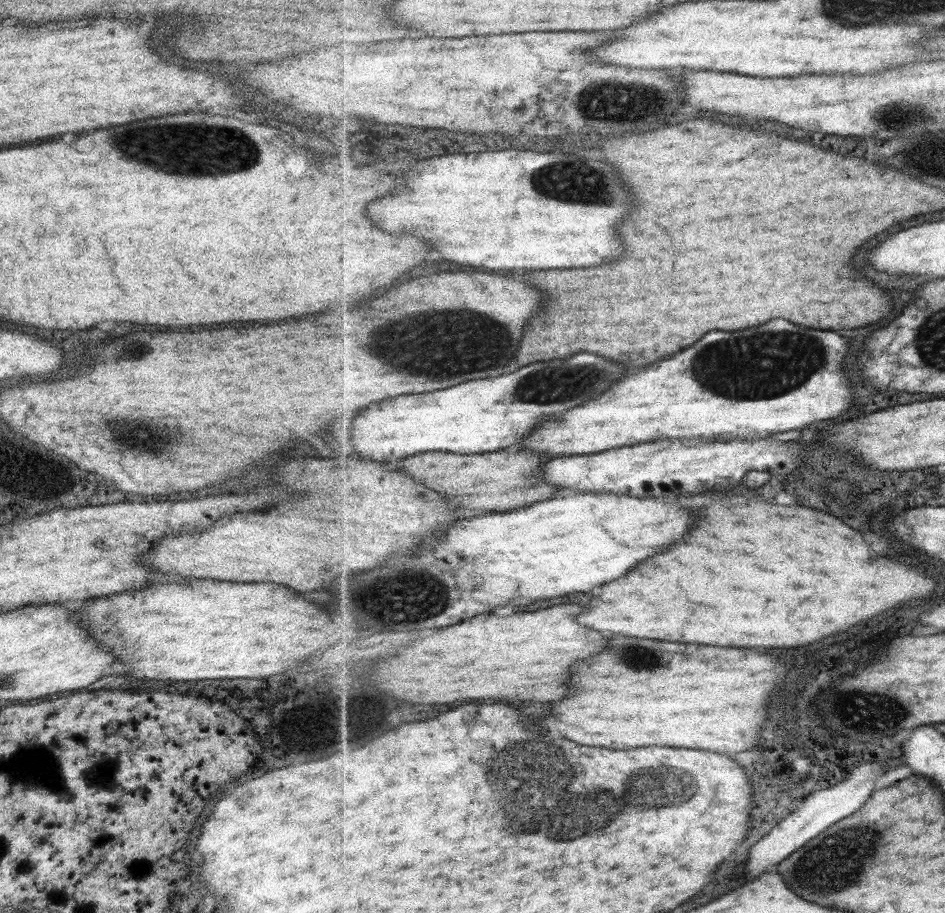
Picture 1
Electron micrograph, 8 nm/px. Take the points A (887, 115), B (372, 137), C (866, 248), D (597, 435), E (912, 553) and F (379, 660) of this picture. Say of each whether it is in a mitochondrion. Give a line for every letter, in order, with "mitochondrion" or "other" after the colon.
A: mitochondrion
B: other
C: other
D: other
E: other
F: other

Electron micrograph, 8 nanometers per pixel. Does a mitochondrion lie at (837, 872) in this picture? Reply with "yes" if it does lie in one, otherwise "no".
yes

